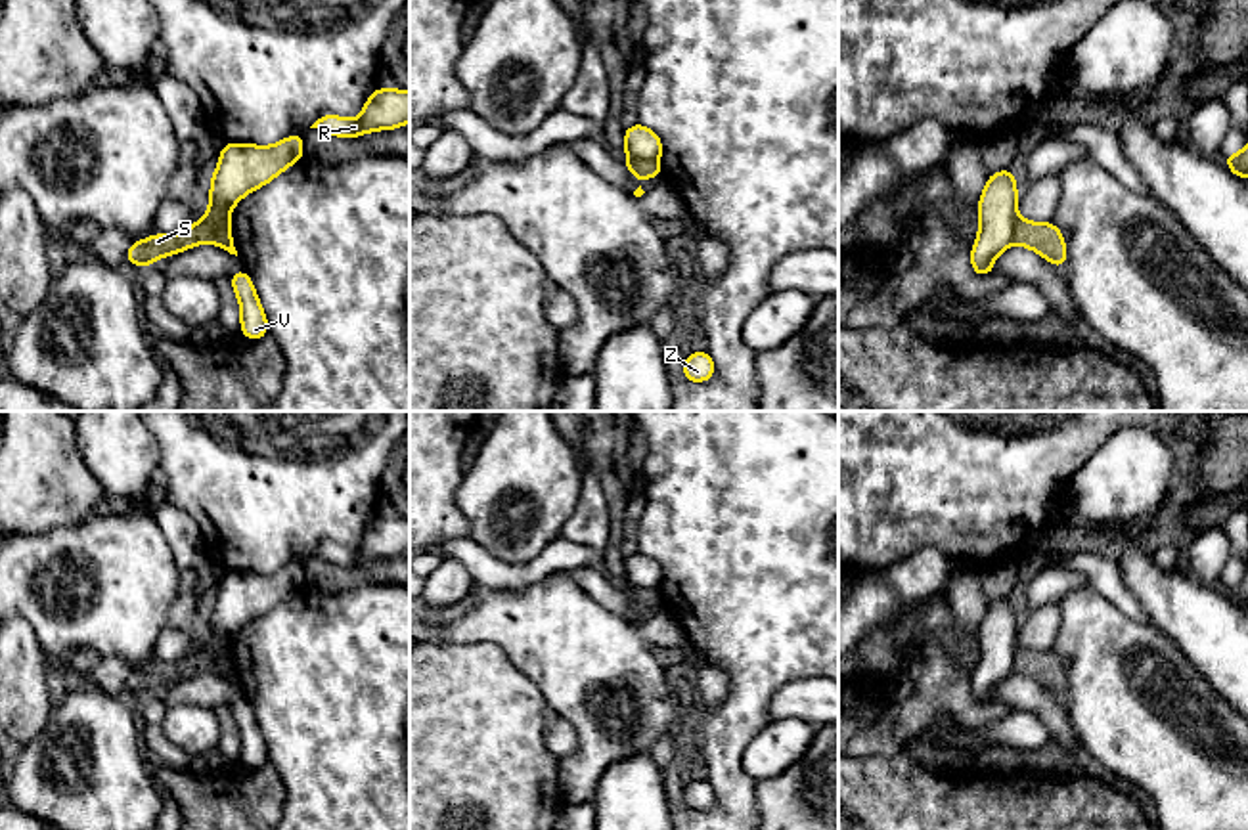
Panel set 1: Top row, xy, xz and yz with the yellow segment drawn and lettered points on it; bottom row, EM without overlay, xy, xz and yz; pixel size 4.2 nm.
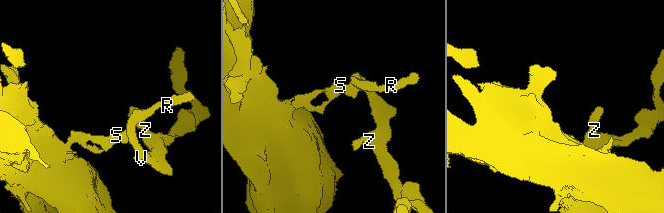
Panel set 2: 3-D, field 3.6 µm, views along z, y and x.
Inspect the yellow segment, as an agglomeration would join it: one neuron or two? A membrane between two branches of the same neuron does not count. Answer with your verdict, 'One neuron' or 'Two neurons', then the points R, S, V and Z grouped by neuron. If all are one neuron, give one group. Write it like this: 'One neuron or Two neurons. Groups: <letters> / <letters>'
Two neurons. Groups: R V Z / S

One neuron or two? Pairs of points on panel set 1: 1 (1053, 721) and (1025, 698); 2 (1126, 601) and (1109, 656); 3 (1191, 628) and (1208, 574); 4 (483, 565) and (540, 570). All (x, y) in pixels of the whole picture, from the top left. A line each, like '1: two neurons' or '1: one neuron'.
1: one neuron
2: two neurons
3: two neurons
4: one neuron

